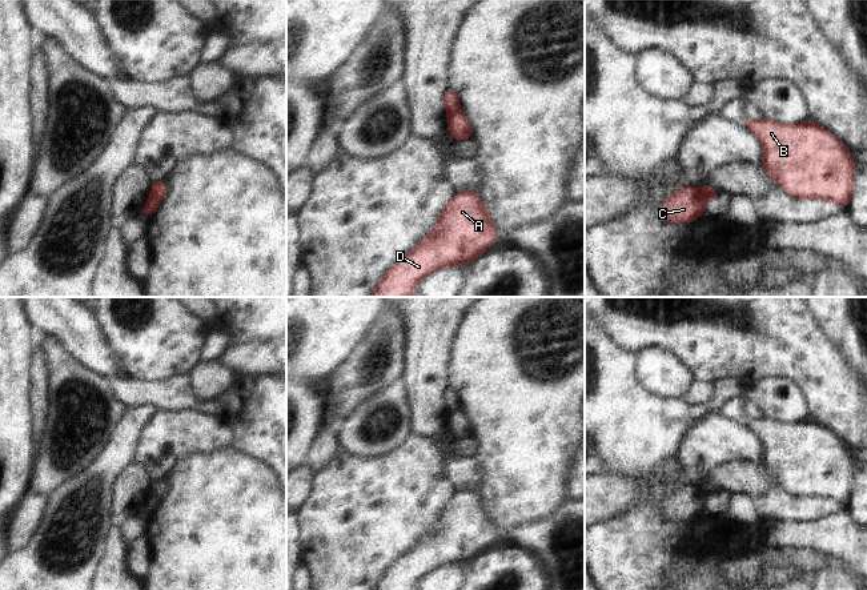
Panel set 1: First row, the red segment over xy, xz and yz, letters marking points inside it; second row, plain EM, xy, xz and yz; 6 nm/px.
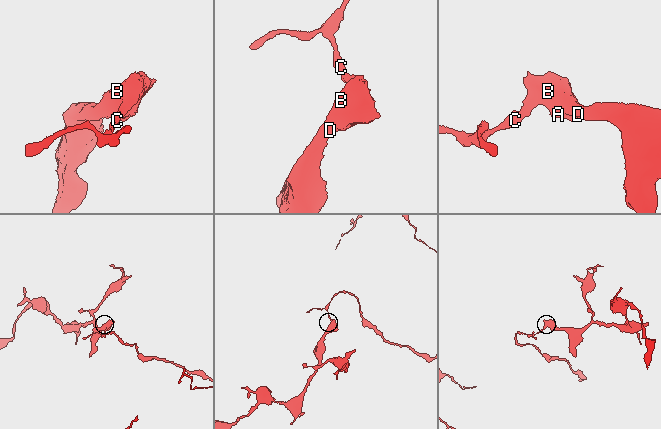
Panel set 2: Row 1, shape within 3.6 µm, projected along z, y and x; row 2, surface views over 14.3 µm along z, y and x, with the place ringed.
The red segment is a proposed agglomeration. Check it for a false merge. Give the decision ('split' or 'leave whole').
split

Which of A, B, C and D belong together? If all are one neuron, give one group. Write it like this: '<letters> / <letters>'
A B D / C

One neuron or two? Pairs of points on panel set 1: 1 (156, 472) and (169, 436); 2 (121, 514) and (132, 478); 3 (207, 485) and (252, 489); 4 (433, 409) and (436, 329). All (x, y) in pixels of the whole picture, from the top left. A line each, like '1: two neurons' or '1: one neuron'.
1: one neuron
2: one neuron
3: one neuron
4: one neuron

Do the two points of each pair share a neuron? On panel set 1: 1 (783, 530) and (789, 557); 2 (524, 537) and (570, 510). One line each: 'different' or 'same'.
1: different
2: same

